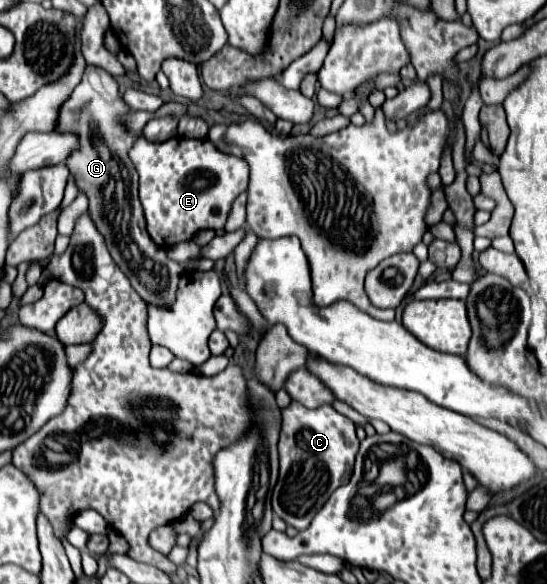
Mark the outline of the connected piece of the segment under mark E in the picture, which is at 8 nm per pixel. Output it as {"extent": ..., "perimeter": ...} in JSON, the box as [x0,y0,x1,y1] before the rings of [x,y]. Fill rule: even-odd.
{"extent":[129,137,249,249],"perimeter":[[[139,137],[137,145],[133,145],[133,149],[129,151],[129,157],[133,159],[139,173],[139,197],[147,222],[147,231],[161,249],[169,249],[171,245],[181,241],[191,241],[195,233],[201,229],[223,229],[231,213],[233,201],[249,185],[249,165],[241,157],[219,151],[207,137],[173,137],[165,143],[151,143],[145,137]]]}

